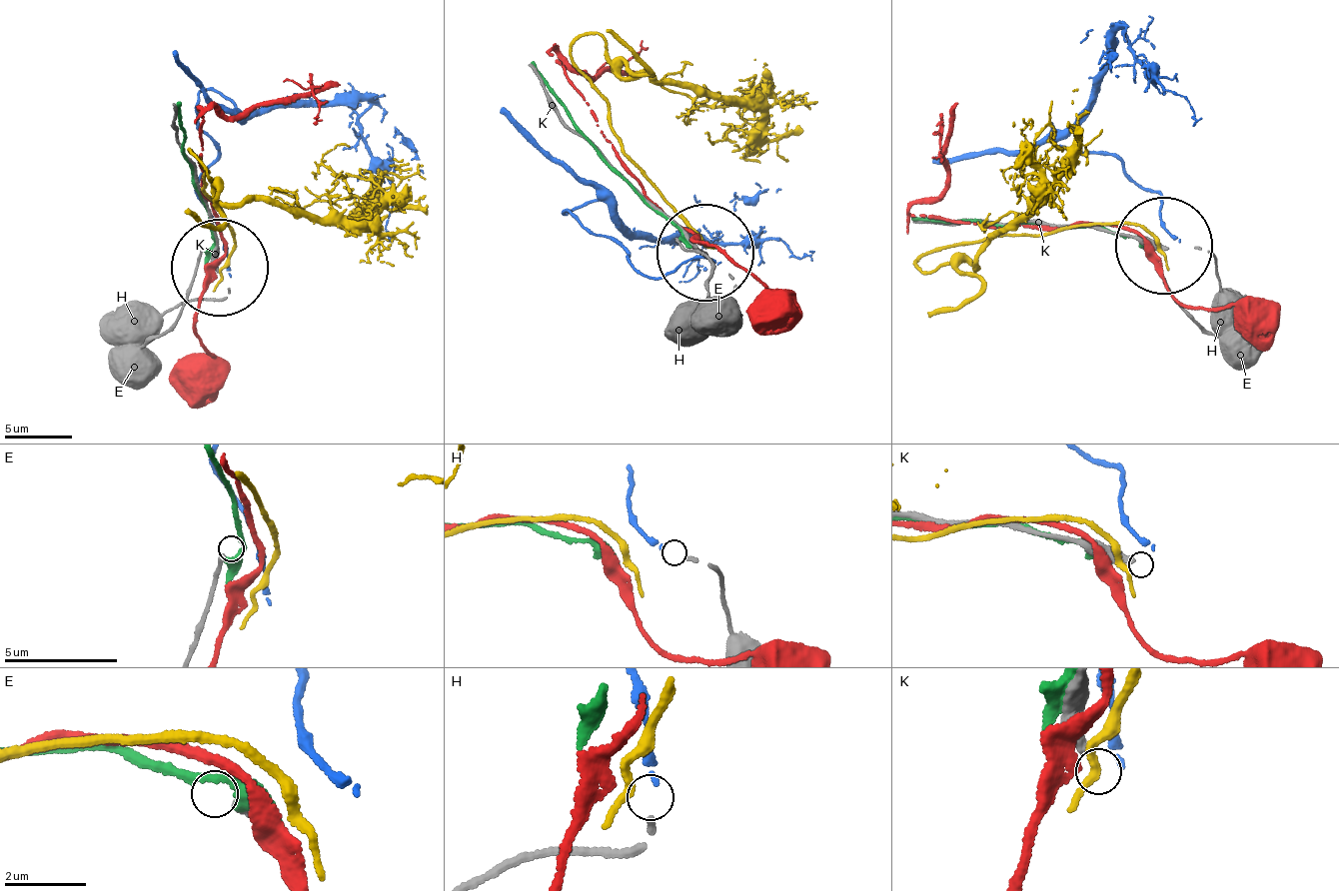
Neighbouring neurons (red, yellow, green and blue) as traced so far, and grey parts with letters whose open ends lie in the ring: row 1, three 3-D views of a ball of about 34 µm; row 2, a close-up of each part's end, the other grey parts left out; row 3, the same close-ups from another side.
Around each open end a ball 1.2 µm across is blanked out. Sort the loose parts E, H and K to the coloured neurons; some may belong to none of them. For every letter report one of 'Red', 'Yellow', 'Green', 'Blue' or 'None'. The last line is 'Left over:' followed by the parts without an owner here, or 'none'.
E: None
H: Blue
K: None
Left over: E, K

